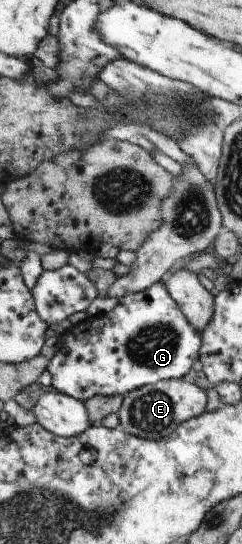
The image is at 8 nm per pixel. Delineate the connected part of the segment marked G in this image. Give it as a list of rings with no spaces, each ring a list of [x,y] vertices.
[[[157,281],[145,290],[119,297],[115,306],[108,312],[85,316],[82,321],[73,324],[59,336],[57,347],[57,351],[46,366],[51,376],[50,385],[58,393],[83,402],[97,395],[125,396],[133,389],[160,380],[181,378],[198,358],[200,336],[187,322],[162,281]]]

